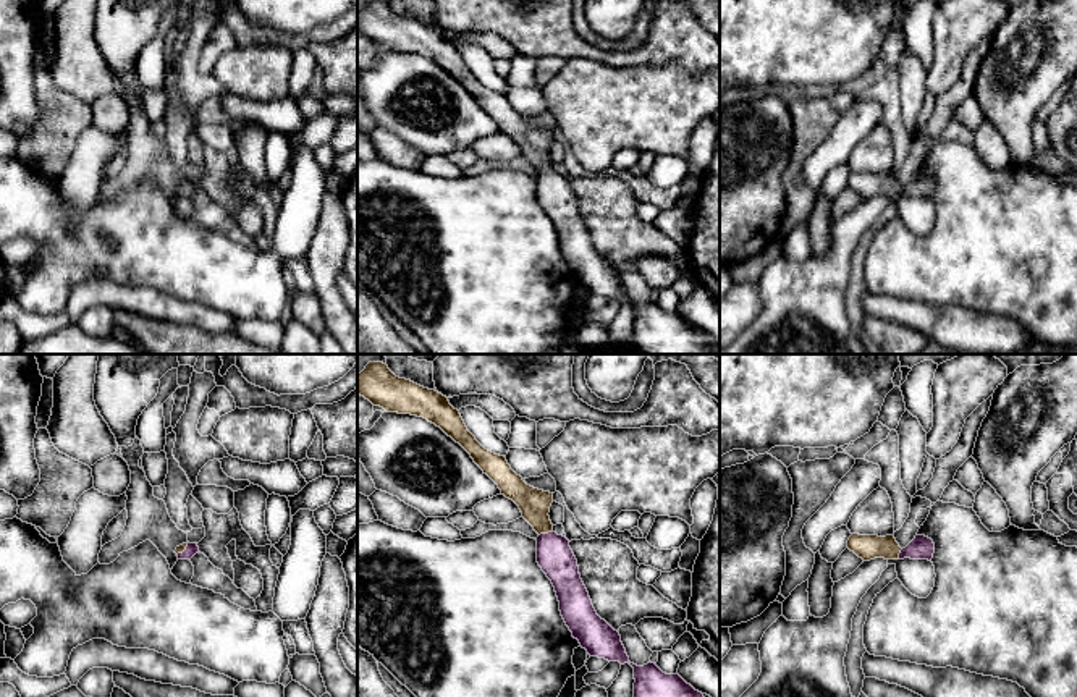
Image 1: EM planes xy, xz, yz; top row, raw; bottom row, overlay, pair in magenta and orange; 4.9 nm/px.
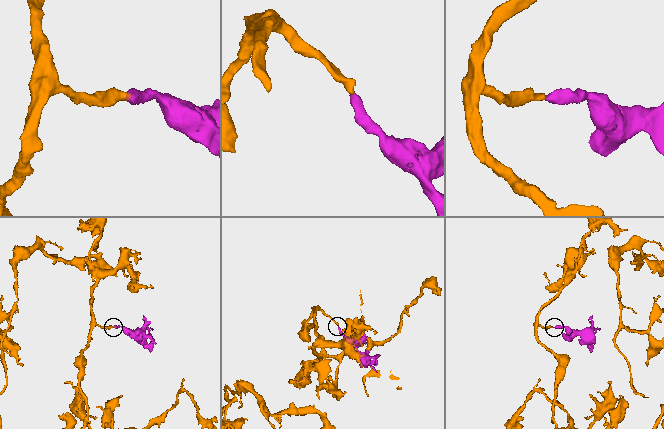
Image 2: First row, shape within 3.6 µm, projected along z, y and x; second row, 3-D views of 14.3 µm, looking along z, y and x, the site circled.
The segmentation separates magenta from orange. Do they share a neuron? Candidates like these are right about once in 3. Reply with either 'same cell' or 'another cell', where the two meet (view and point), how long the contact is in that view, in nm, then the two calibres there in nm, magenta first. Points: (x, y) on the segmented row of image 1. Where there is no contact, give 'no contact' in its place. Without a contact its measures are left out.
same cell | xz (545, 534) | 80 nm | 180/150 nm

